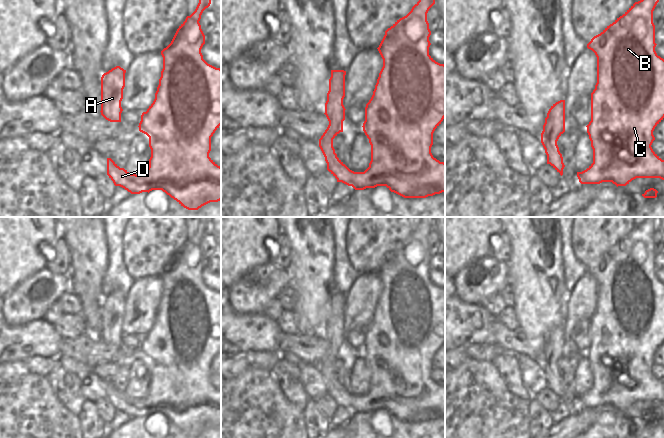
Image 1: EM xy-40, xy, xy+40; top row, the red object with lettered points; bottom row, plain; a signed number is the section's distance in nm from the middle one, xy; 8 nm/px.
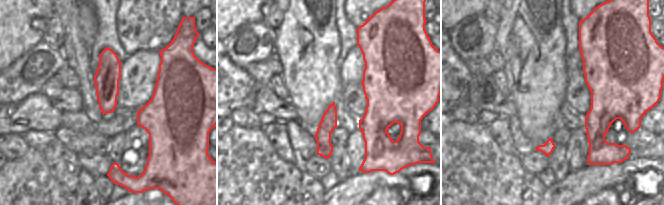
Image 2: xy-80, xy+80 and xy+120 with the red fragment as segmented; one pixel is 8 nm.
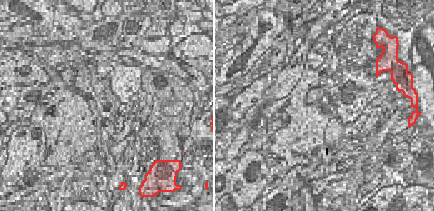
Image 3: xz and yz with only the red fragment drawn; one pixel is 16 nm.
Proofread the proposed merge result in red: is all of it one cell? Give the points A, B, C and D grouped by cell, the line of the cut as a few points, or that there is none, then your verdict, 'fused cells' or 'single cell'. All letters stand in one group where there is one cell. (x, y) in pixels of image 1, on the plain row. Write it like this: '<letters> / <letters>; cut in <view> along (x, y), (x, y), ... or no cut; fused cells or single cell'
A B C D; no cut; single cell

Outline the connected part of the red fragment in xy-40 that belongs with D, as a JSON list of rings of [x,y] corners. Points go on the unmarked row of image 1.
[[[199,217],[199,227],[195,235],[187,240],[177,253],[171,267],[161,275],[163,293],[155,323],[141,339],[139,355],[149,361],[151,381],[144,398],[130,398],[120,392],[111,382],[107,382],[107,399],[115,410],[120,410],[131,418],[152,414],[162,414],[188,434],[198,434],[210,426],[221,424],[221,391],[210,381],[211,361],[221,349],[221,293],[208,288],[201,277],[205,259],[199,247],[203,235],[211,228],[211,217]]]

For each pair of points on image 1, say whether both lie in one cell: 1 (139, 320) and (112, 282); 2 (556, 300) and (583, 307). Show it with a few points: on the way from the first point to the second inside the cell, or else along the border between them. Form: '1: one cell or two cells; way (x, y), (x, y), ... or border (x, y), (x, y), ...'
1: two cells; border (135, 280), (126, 294)
2: two cells; border (570, 294), (567, 303), (567, 316), (564, 323)

